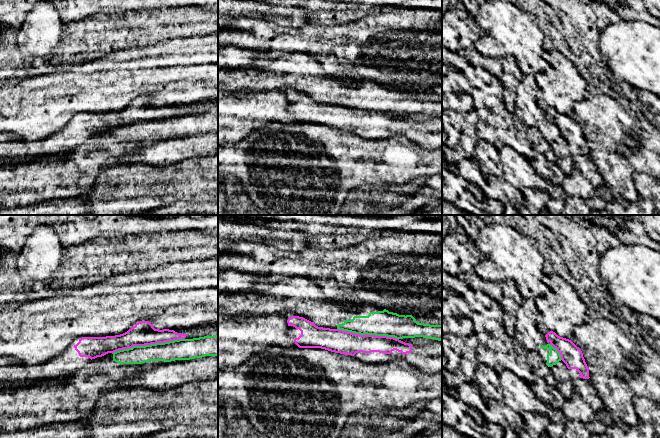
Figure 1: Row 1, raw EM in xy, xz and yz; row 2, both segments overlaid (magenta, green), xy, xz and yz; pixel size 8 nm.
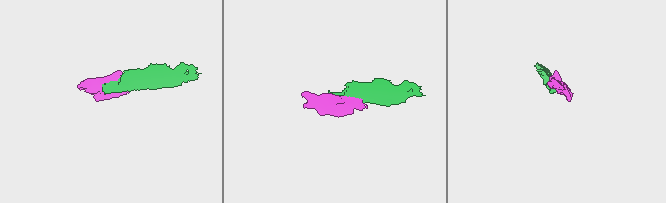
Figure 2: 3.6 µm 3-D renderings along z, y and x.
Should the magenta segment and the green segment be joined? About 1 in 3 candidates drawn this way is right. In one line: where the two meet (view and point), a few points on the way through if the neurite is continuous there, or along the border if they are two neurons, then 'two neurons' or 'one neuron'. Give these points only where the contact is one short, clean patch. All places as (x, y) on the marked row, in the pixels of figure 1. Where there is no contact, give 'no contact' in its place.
meets magenta in xy at (148, 344); two neurons

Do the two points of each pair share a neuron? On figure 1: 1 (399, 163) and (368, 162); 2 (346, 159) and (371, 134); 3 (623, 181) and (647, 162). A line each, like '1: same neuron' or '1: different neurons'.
1: same neuron
2: different neurons
3: same neuron

